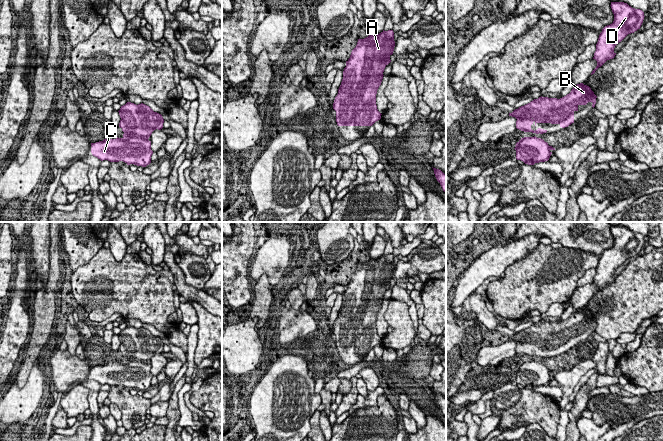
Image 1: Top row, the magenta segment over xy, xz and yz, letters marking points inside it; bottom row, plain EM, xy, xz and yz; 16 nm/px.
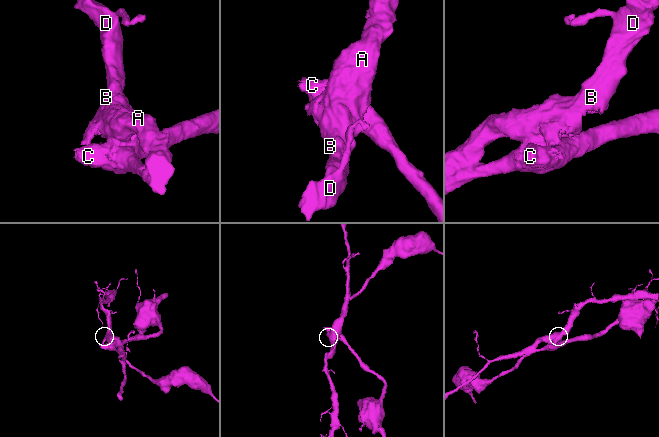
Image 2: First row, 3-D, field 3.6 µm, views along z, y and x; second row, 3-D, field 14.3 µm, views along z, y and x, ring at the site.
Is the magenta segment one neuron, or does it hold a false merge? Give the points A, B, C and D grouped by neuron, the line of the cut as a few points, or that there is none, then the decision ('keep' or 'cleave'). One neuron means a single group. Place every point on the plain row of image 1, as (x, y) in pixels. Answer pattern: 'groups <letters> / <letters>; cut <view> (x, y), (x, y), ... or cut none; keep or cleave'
groups A B D / C; cut xz (388, 272), (343, 301); cleave

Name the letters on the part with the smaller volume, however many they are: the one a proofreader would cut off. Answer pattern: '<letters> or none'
A, B, D

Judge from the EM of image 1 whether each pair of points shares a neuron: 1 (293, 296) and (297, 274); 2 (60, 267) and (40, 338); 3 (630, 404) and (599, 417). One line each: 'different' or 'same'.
1: different
2: same
3: same

